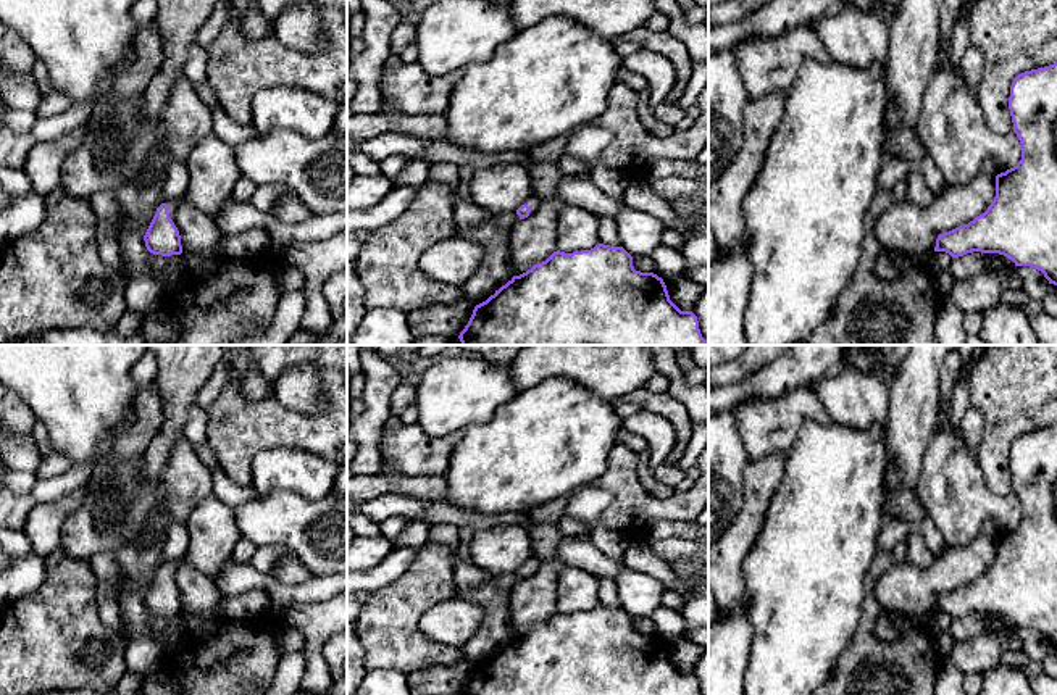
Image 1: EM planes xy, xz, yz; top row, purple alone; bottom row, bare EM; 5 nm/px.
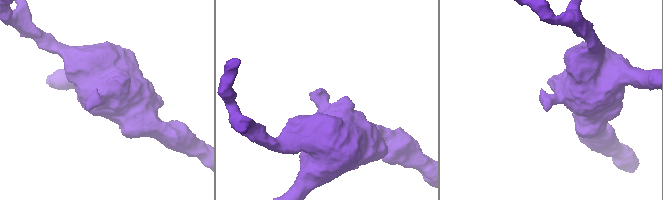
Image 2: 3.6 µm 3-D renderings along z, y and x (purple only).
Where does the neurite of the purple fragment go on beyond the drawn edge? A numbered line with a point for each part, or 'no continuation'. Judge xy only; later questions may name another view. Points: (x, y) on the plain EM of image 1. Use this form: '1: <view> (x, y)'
1: xy (173, 565)

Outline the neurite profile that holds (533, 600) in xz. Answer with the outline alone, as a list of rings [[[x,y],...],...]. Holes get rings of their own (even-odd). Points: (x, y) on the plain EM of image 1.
[[[529,519],[526,529],[531,537],[533,556],[541,560],[541,568],[512,589],[510,616],[513,637],[526,634],[557,613],[557,582],[565,566],[557,556],[562,540],[557,524],[533,522]]]

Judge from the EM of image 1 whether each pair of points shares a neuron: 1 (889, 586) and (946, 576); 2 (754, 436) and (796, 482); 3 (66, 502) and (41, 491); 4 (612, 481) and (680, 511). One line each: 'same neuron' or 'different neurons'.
1: same neuron
2: different neurons
3: different neurons
4: same neuron

